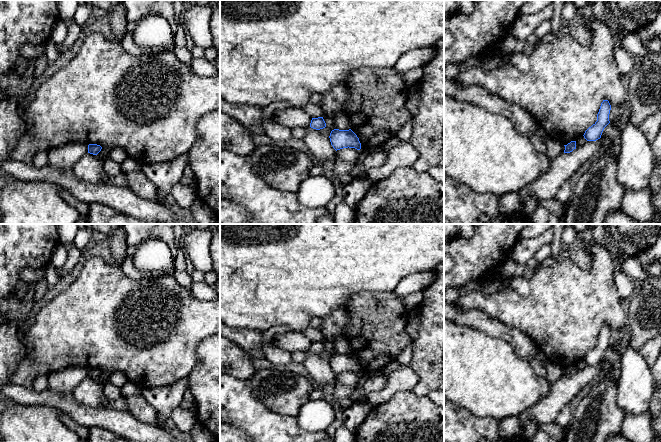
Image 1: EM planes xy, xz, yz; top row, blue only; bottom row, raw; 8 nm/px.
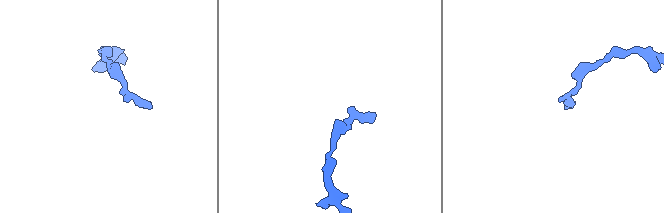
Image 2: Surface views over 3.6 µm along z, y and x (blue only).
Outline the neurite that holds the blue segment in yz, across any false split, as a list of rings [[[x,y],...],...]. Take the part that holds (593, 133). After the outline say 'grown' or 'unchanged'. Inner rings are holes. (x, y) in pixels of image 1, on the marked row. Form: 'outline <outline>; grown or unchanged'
outline [[[603,100],[597,114],[597,121],[591,127],[589,127],[583,135],[587,141],[596,141],[601,138],[604,128],[610,123],[610,110],[611,105],[609,101]]]; unchanged

